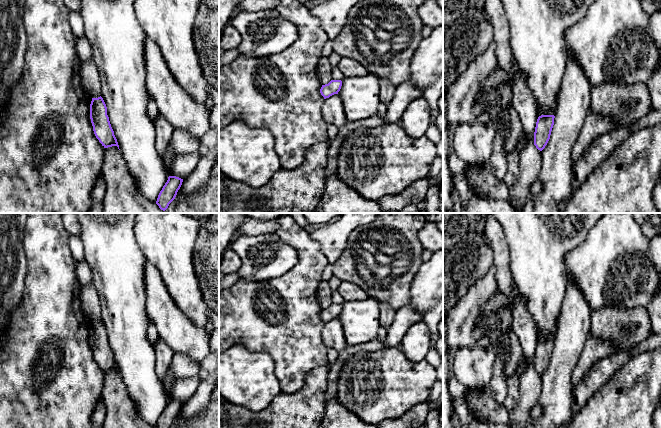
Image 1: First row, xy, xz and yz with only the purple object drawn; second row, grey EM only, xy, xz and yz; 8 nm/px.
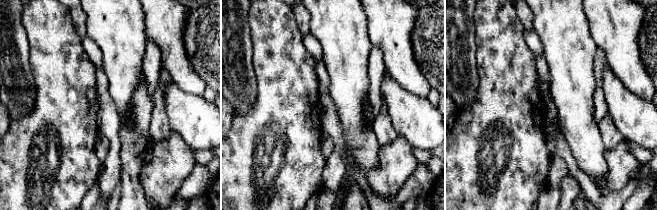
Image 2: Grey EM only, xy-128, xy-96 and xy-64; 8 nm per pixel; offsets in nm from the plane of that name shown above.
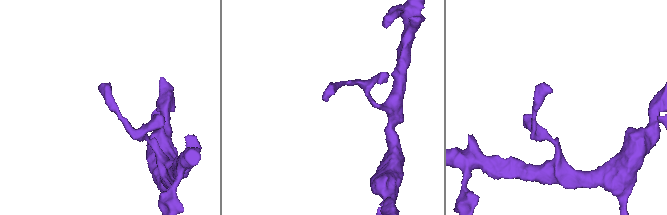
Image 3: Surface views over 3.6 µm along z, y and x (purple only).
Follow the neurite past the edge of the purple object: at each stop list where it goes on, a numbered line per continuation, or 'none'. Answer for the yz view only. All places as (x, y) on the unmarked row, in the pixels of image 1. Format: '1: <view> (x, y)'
none

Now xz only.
none

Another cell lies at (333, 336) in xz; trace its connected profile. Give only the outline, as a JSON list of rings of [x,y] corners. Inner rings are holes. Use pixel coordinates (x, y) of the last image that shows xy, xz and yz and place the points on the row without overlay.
[[[334,318],[325,323],[322,330],[322,341],[327,348],[333,348],[337,352],[344,350],[348,344],[339,318]]]

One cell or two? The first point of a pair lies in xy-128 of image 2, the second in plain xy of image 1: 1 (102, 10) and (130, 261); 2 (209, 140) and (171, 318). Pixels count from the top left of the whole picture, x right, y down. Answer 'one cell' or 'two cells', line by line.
1: one cell
2: one cell

